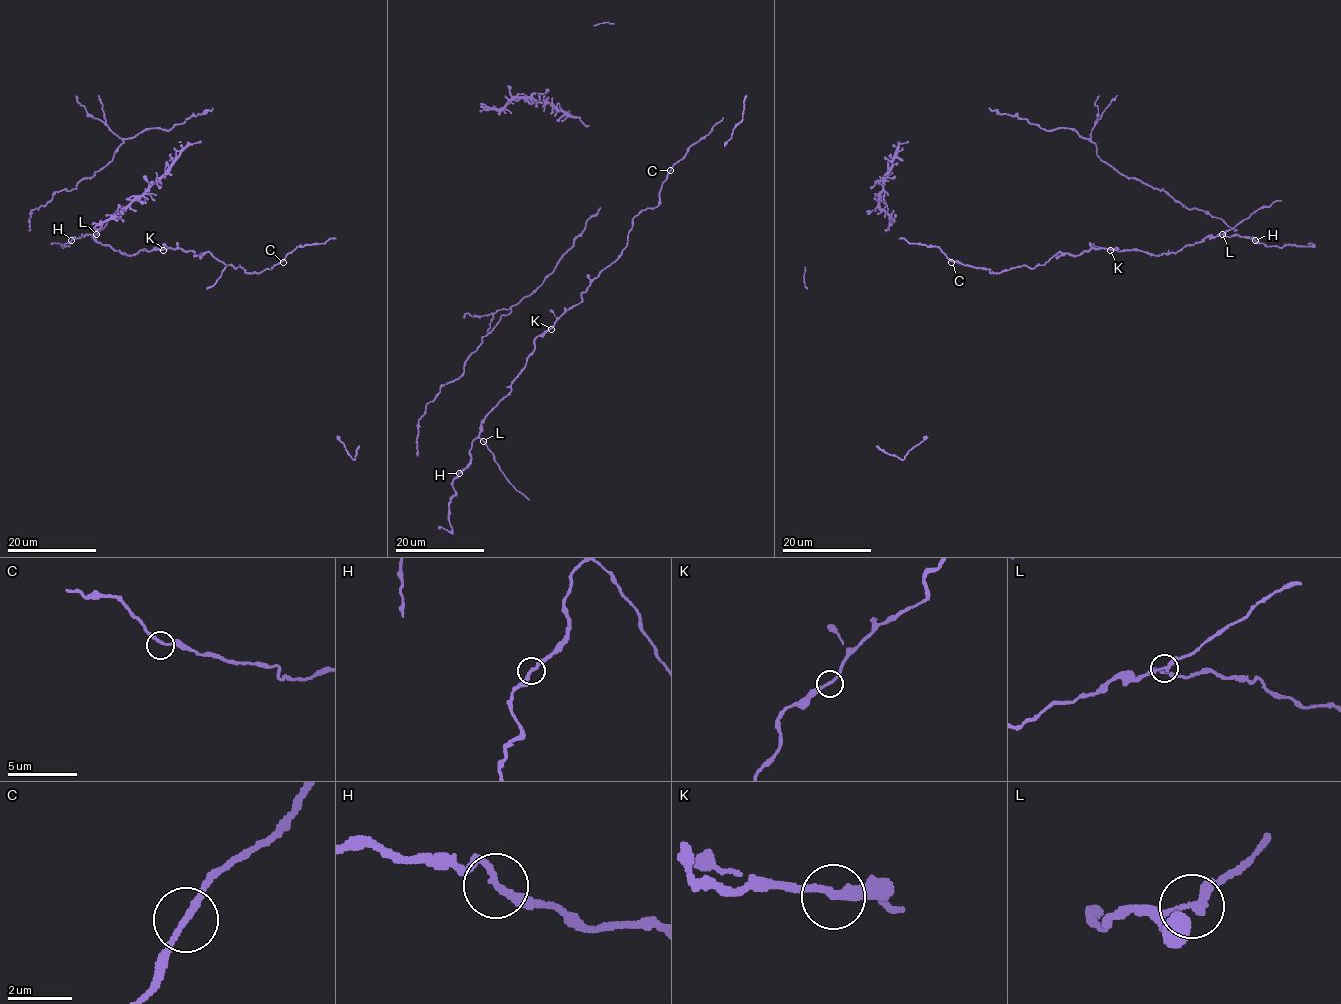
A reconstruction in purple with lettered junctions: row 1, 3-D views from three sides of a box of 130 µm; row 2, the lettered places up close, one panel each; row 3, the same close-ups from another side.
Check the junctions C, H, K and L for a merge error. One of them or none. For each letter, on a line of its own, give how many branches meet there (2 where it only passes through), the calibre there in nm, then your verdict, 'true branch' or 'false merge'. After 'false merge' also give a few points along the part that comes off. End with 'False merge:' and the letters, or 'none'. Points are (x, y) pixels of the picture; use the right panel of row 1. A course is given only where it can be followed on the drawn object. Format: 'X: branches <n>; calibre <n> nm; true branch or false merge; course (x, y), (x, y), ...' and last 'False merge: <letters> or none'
C: branches 2; calibre 200 nm; true branch
H: branches 2; calibre 200 nm; false merge; course (1254, 241), (1282, 247), (1311, 246), (1308, 244)
K: branches 2; calibre 200 nm; true branch
L: branches 2; calibre 200 nm; true branch
False merge: H

